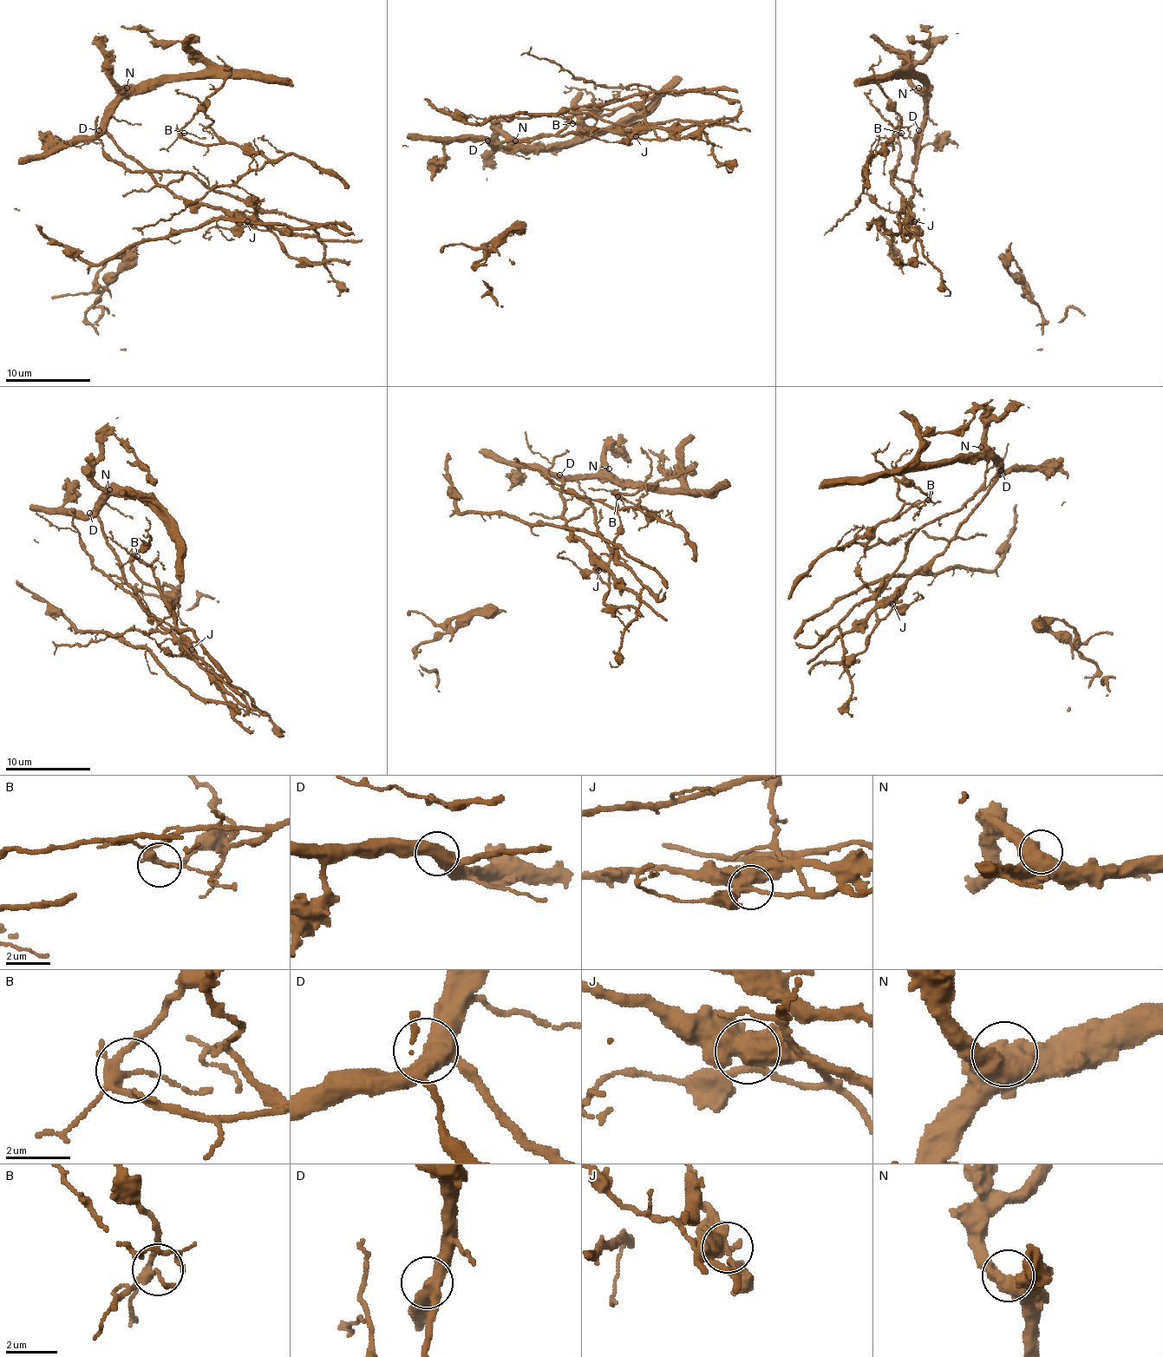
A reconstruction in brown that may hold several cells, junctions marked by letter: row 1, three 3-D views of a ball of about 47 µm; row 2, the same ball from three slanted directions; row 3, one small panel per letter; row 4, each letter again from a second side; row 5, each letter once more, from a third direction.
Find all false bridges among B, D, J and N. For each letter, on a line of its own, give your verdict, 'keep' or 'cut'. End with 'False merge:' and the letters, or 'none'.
B: keep
D: keep
J: cut
N: keep
False merge: J

